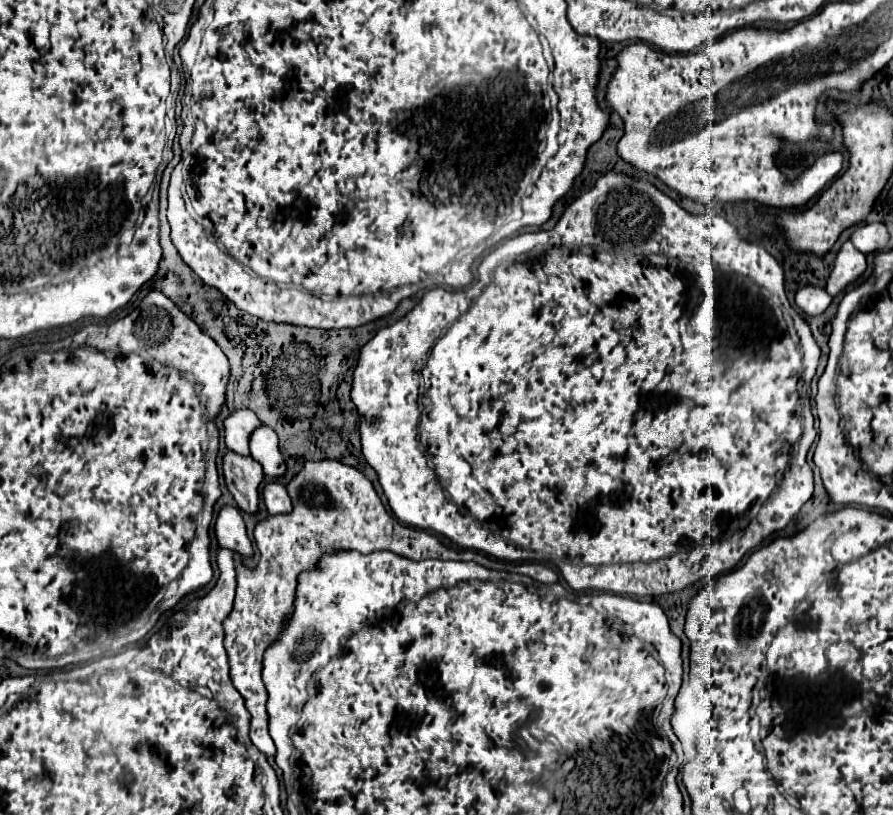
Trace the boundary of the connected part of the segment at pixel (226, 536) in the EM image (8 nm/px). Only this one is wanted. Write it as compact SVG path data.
M235 507L221 509L217 523L215 523L215 535L217 535L221 549L235 551L243 559L253 557L253 545L251 545L251 539L247 537L245 523L243 523L239 509L235 509Z

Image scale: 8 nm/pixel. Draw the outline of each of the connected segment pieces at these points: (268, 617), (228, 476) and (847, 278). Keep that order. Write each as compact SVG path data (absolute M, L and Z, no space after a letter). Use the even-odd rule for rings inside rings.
M339 461L305 463L303 471L287 485L293 499L293 511L289 515L271 515L255 527L255 541L261 551L261 561L255 569L247 569L239 555L237 563L237 597L229 619L225 621L225 649L229 655L231 681L245 699L245 707L251 713L251 741L267 757L275 755L273 739L267 731L267 691L261 683L261 663L265 649L277 639L283 629L283 619L291 613L293 595L297 587L297 575L305 569L313 569L317 559L333 549L353 549L359 553L389 549L397 555L413 561L421 559L453 559L453 561L477 561L489 569L507 569L511 573L529 575L541 583L557 583L557 573L543 563L513 563L501 559L489 559L489 555L467 549L453 549L443 545L435 535L411 529L397 523L395 517L383 507L373 483L355 467L347 467Z
M233 451L225 453L223 475L227 489L235 497L241 511L249 515L257 515L259 511L259 485L265 479L263 467L253 459L245 459L241 455L233 455Z
M851 241L843 243L841 251L835 257L835 267L827 279L827 291L831 297L835 297L837 293L841 293L847 285L851 285L853 281L857 281L867 269L867 259L861 251L857 251L853 247Z

